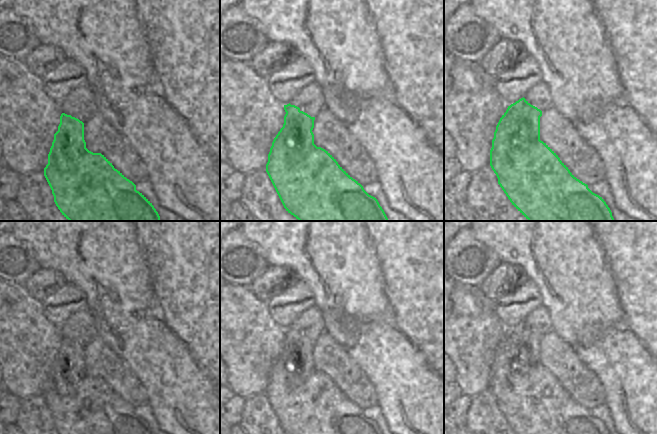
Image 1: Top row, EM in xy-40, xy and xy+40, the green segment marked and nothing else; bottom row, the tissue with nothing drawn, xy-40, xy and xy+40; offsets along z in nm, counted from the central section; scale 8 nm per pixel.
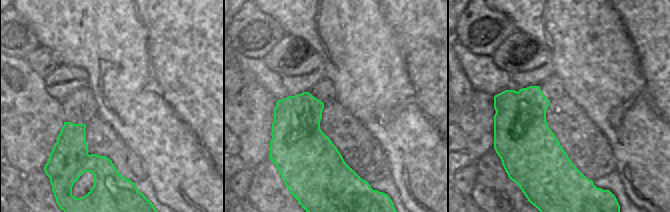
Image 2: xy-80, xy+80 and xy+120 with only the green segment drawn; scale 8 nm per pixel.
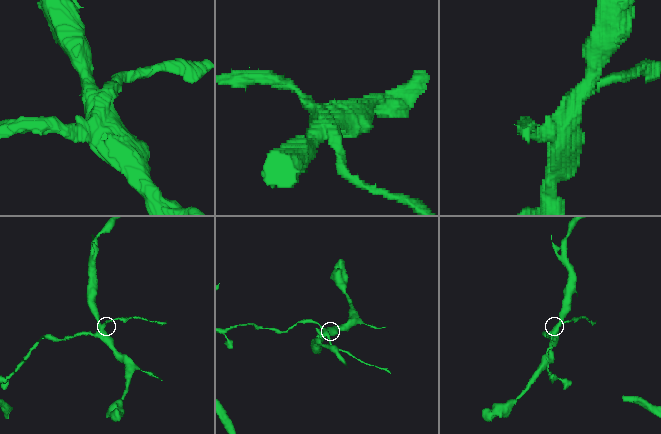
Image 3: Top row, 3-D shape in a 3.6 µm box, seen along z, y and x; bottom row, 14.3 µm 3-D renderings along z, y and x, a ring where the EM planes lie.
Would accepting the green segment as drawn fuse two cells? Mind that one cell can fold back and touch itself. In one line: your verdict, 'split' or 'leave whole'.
split

